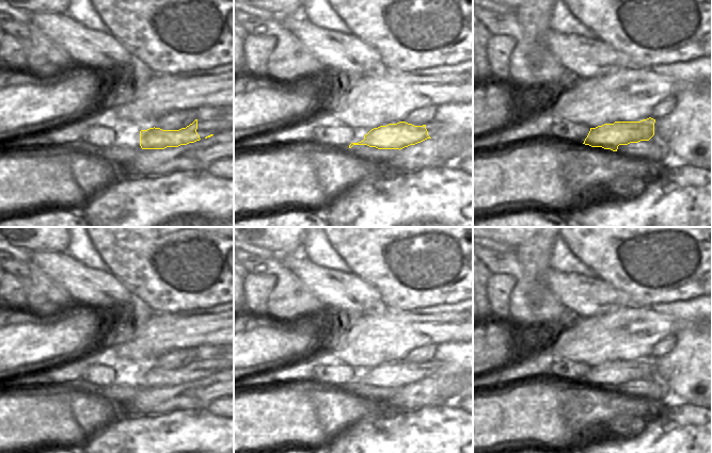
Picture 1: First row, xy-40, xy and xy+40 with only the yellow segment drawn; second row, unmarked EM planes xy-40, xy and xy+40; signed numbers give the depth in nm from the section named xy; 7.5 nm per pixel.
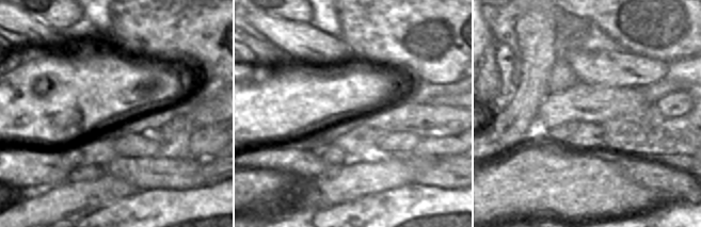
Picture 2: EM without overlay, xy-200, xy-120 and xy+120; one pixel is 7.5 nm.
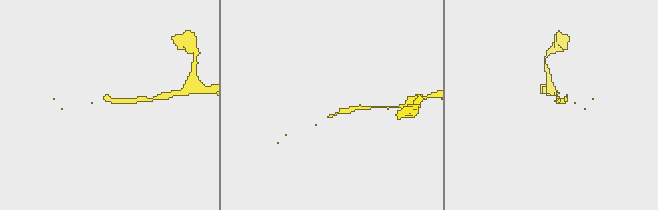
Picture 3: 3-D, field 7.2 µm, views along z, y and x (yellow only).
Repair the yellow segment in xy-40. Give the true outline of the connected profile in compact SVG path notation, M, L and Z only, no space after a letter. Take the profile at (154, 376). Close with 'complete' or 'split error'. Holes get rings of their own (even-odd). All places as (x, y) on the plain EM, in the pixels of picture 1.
M197 358L179 369L162 369L155 366L141 369L140 385L142 388L164 388L194 382L201 378L196 368Z | complete

